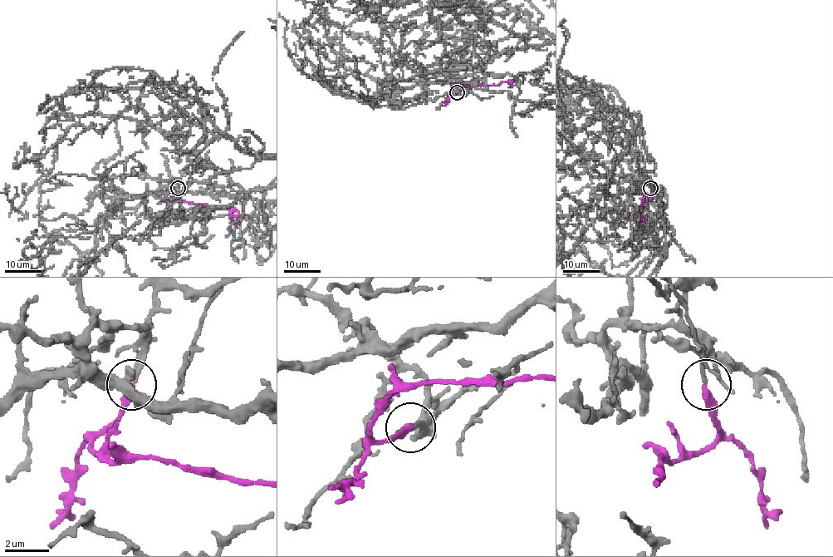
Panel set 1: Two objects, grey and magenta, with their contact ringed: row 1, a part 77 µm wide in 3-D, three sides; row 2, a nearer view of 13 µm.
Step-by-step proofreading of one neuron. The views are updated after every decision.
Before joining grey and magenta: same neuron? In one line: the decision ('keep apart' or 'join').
join

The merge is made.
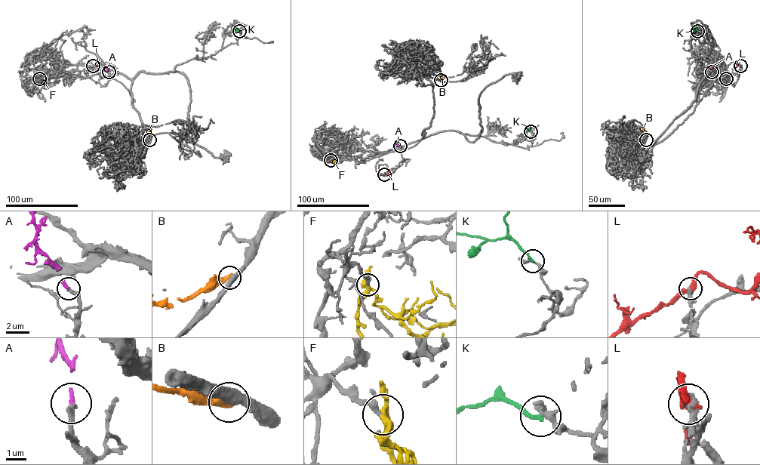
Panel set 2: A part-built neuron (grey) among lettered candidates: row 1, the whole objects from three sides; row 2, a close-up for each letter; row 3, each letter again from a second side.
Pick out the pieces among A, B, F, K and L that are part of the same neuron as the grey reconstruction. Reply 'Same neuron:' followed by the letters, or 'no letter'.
Same neuron: A, F

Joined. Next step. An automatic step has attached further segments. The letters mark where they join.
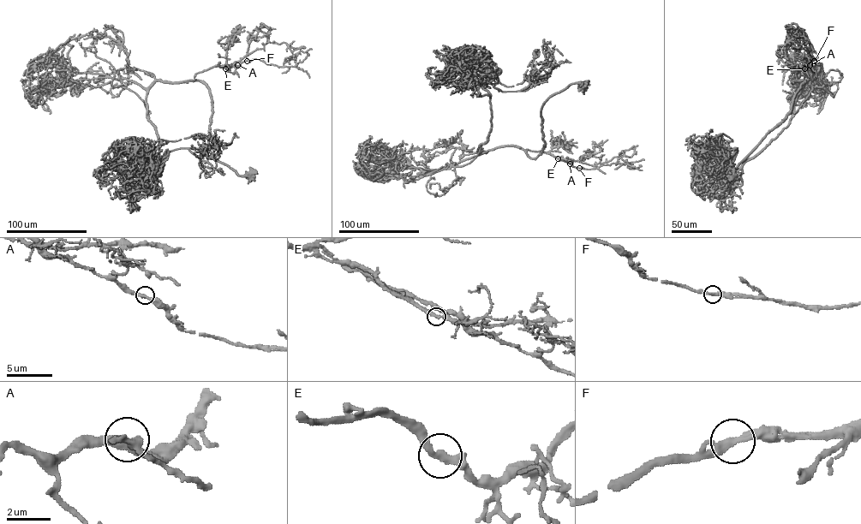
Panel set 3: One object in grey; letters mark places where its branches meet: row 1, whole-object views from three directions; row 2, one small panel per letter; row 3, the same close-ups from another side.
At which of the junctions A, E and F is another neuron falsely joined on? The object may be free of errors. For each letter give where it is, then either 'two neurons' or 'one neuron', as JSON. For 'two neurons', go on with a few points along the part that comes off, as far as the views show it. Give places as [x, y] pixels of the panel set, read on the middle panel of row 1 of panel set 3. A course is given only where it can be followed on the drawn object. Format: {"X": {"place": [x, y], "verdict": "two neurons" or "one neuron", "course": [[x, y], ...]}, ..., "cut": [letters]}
{"A": {"place": [570, 163], "verdict": "one neuron"}, "E": {"place": [558, 158], "verdict": "one neuron"}, "F": {"place": [579, 168], "verdict": "one neuron"}, "cut": []}

